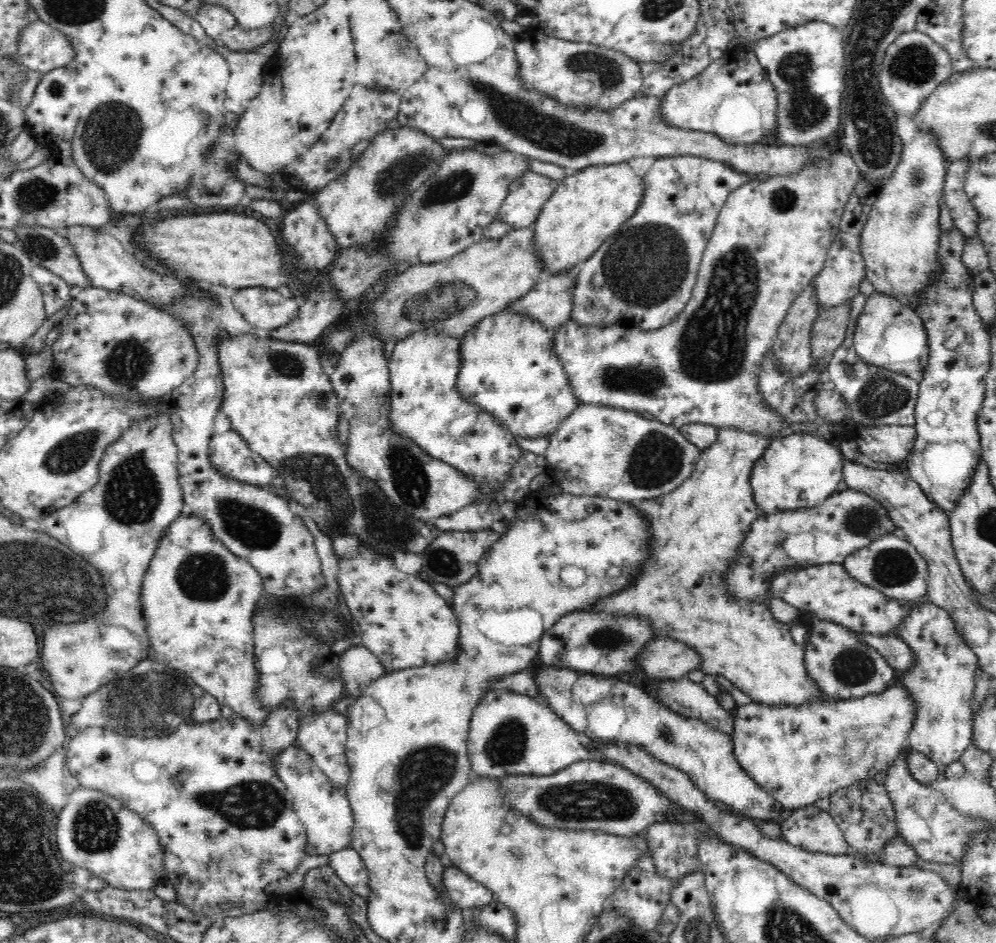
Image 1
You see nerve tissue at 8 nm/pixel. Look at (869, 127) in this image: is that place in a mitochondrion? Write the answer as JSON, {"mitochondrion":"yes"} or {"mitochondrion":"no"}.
{"mitochondrion":"yes"}

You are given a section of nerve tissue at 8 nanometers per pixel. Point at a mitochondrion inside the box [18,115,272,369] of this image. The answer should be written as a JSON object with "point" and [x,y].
{"point":[42,247]}

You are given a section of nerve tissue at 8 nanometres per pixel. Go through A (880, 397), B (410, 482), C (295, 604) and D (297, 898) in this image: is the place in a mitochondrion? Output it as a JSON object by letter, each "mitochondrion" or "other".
{"A":"mitochondrion","B":"mitochondrion","C":"other","D":"other"}

